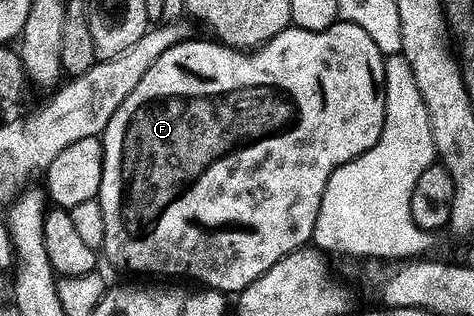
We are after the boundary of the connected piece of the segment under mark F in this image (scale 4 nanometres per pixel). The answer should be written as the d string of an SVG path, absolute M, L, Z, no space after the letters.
M340 21L324 31L306 31L292 25L276 39L265 43L264 47L240 54L243 56L239 59L239 68L227 67L223 71L229 85L219 87L219 79L215 76L214 55L218 53L220 44L215 43L184 41L162 53L104 129L101 136L103 180L98 197L101 213L104 214L101 255L106 262L108 259L113 266L120 267L123 271L132 271L135 275L192 279L195 282L192 284L220 291L227 297L235 297L257 282L263 274L267 274L283 258L306 248L314 240L321 201L333 173L337 173L337 169L353 162L357 157L369 153L369 149L373 149L373 145L381 141L381 133L387 120L387 64L385 56L369 33L355 24Z

